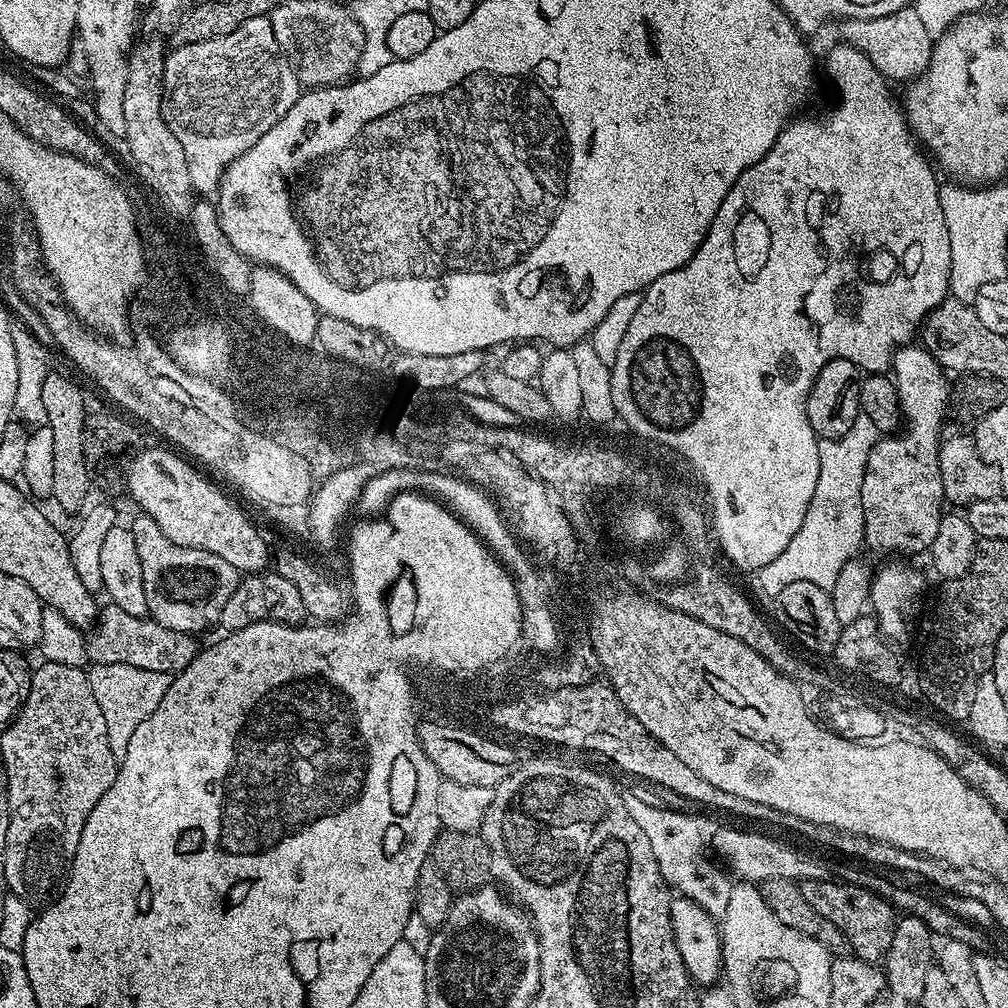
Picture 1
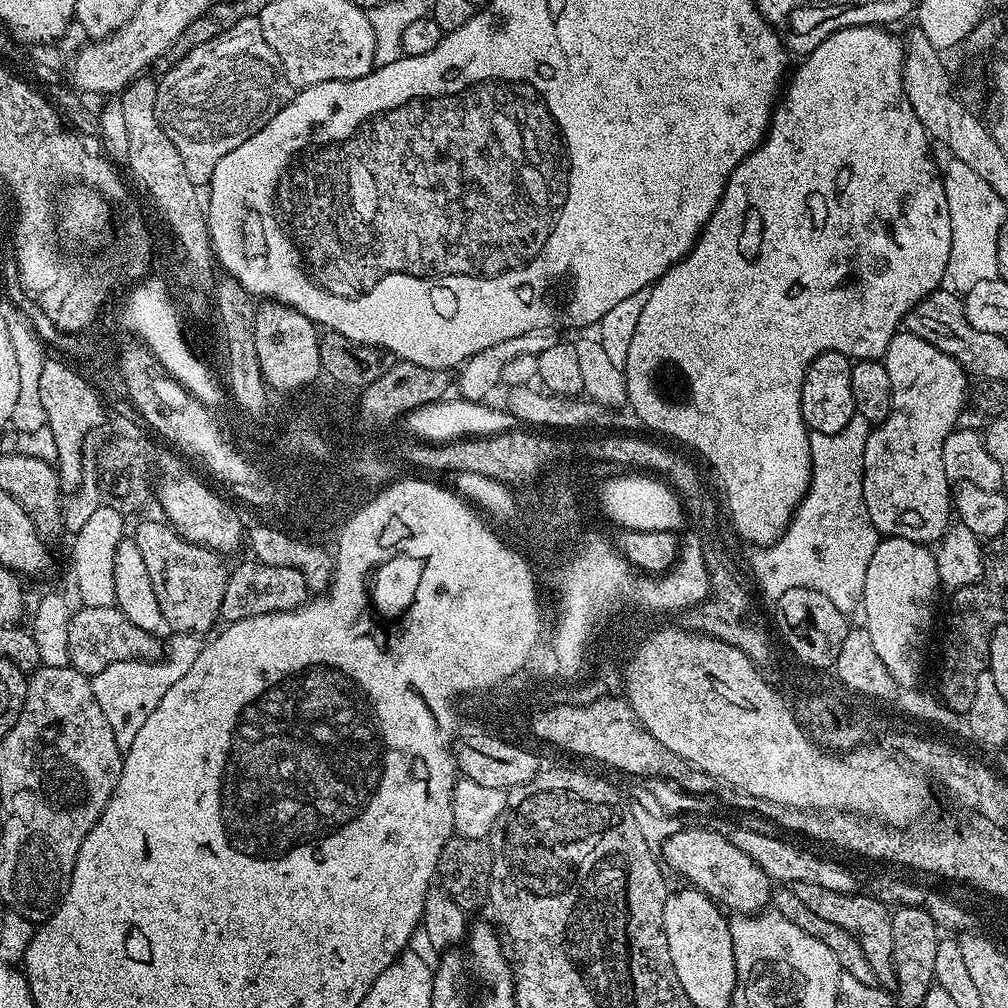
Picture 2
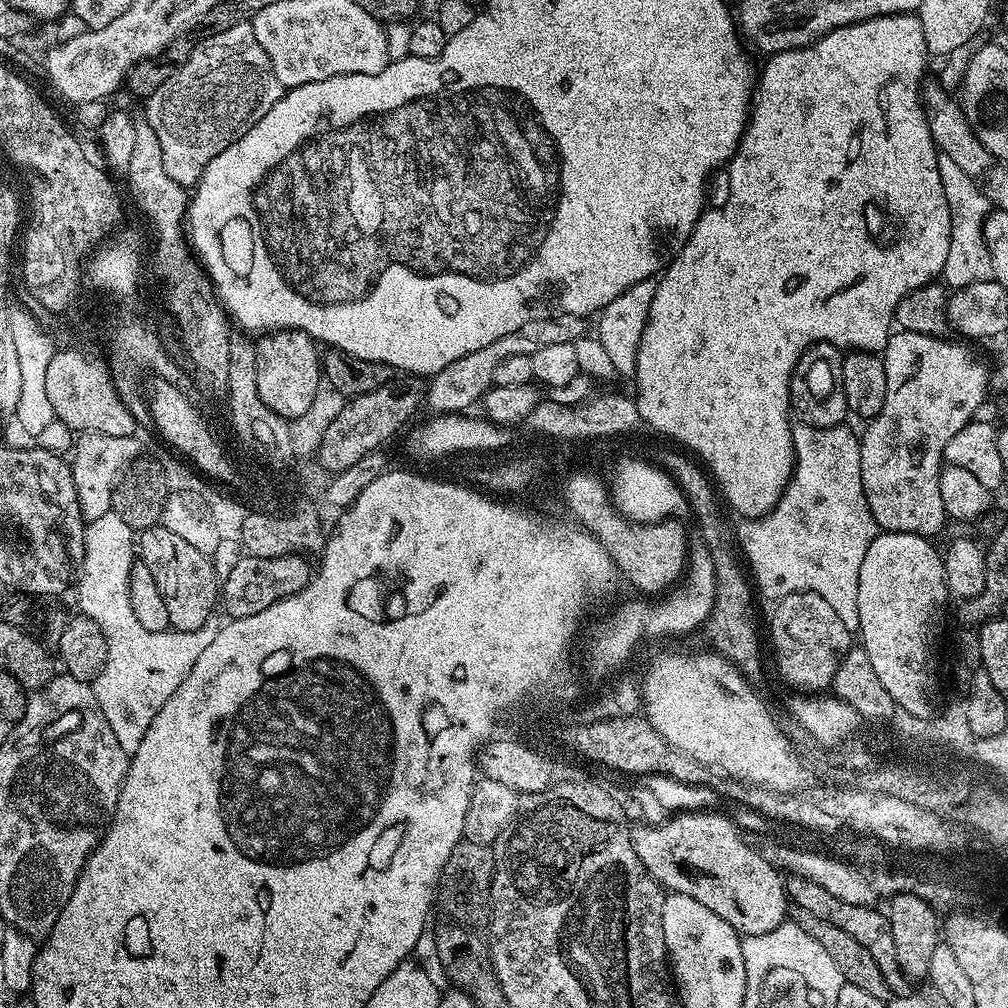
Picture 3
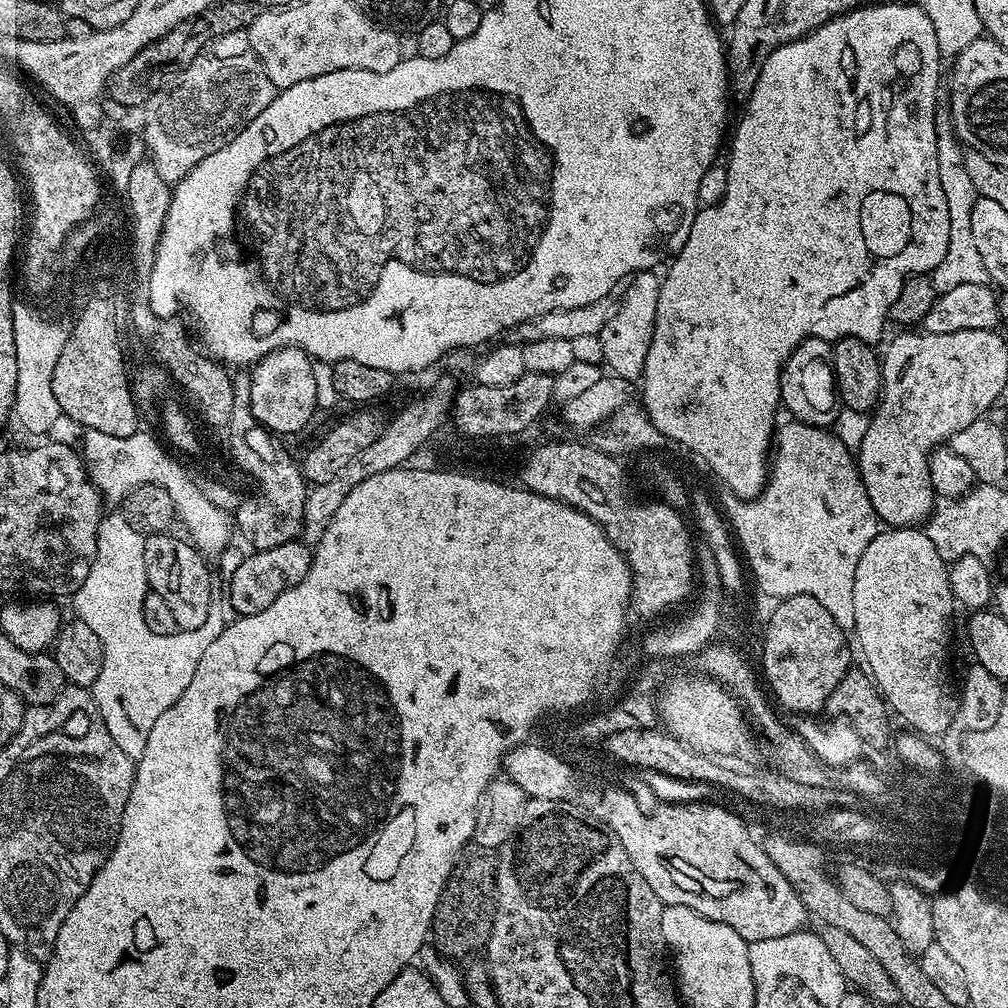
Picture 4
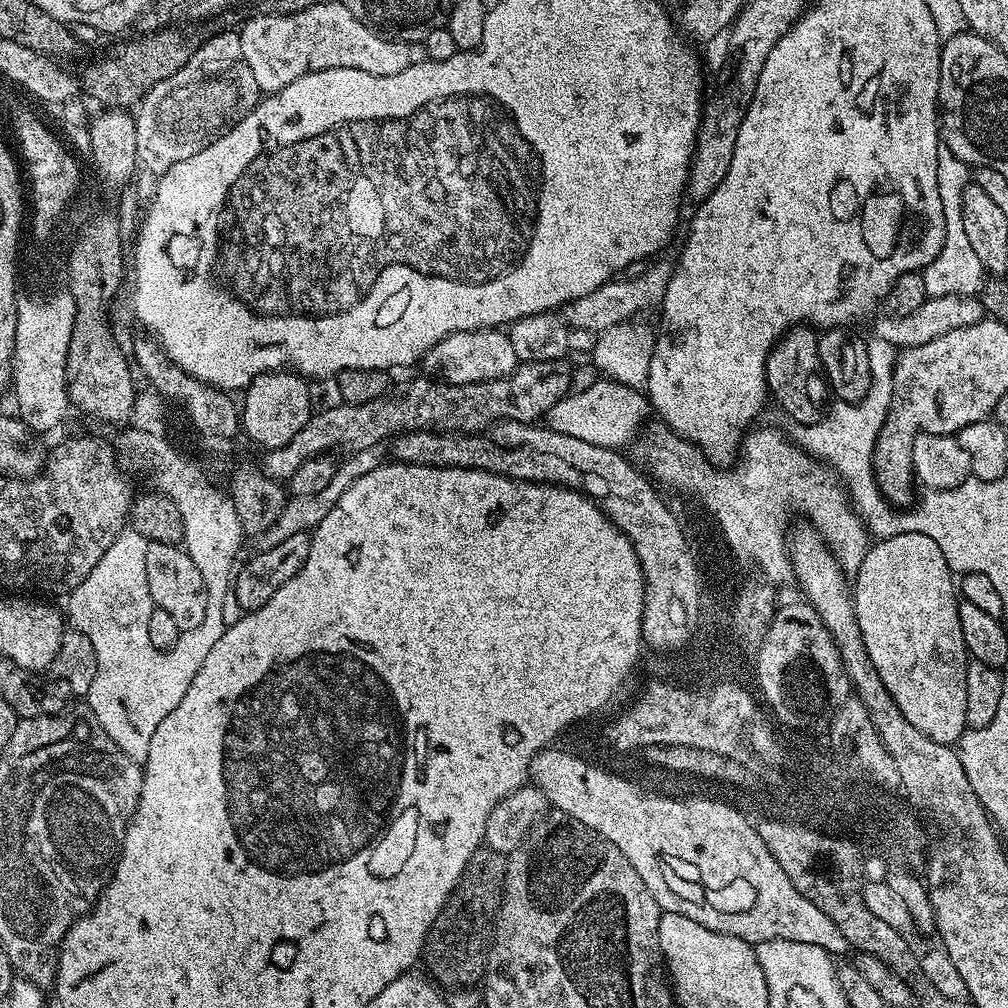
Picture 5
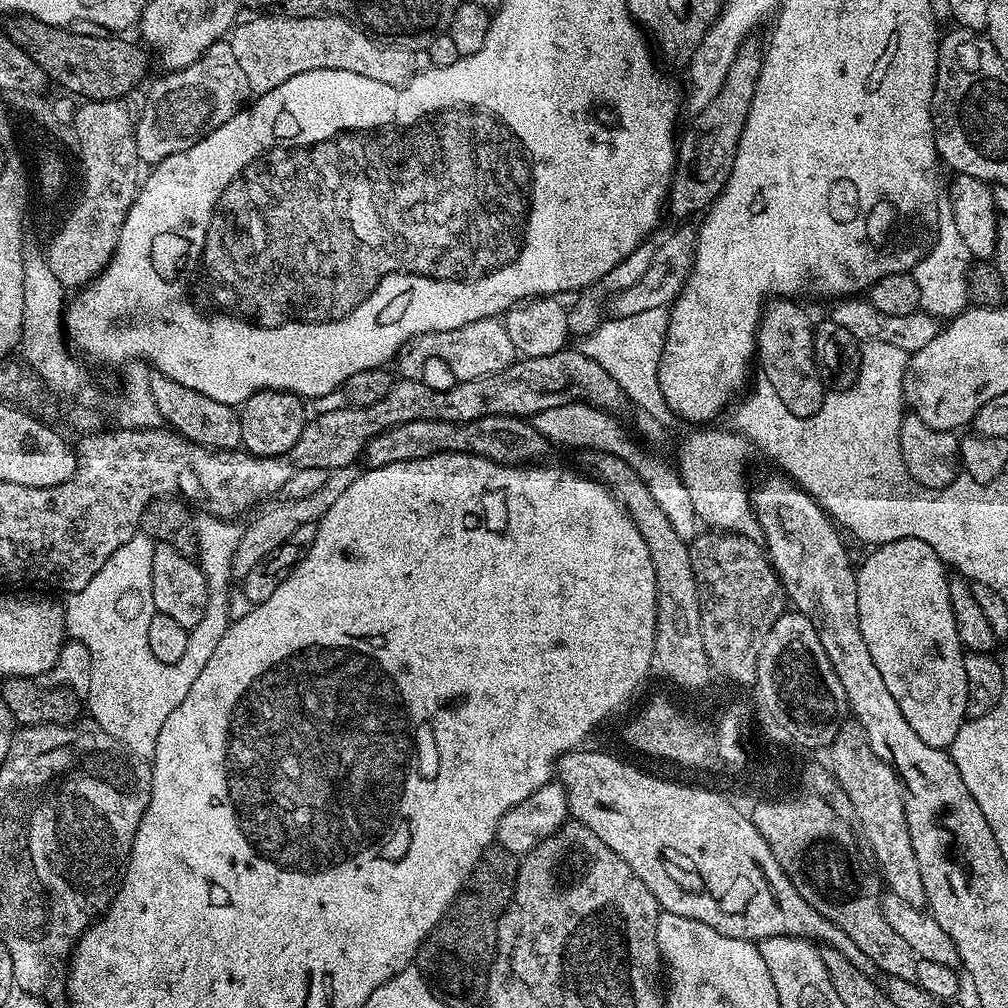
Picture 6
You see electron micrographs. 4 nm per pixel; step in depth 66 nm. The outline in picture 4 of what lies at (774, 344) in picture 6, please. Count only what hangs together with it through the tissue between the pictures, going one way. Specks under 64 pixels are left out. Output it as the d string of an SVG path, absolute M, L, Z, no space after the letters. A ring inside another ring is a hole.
M815 336L806 338L790 354L780 375L780 402L793 420L813 424L815 428L835 425L838 415L836 375L832 369L832 344Z

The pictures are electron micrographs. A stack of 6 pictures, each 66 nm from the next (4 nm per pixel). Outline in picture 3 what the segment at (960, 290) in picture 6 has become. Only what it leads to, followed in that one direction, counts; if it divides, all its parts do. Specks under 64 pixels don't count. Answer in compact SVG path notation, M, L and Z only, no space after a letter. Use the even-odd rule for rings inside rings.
M943 154L938 155L938 174L942 174L942 191L946 194L946 206L950 206L950 250L946 253L946 266L942 280L949 289L965 288L974 282L992 279L990 250L986 250L986 238L983 234L984 223L990 213L986 194L968 175Z

